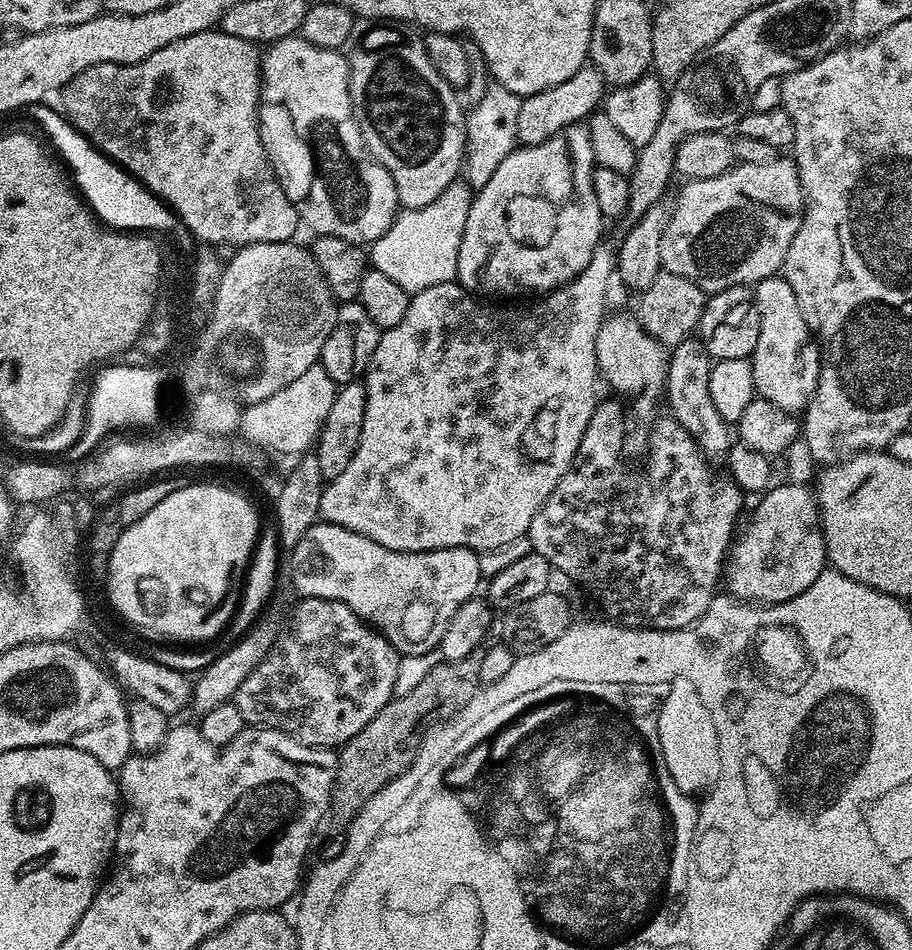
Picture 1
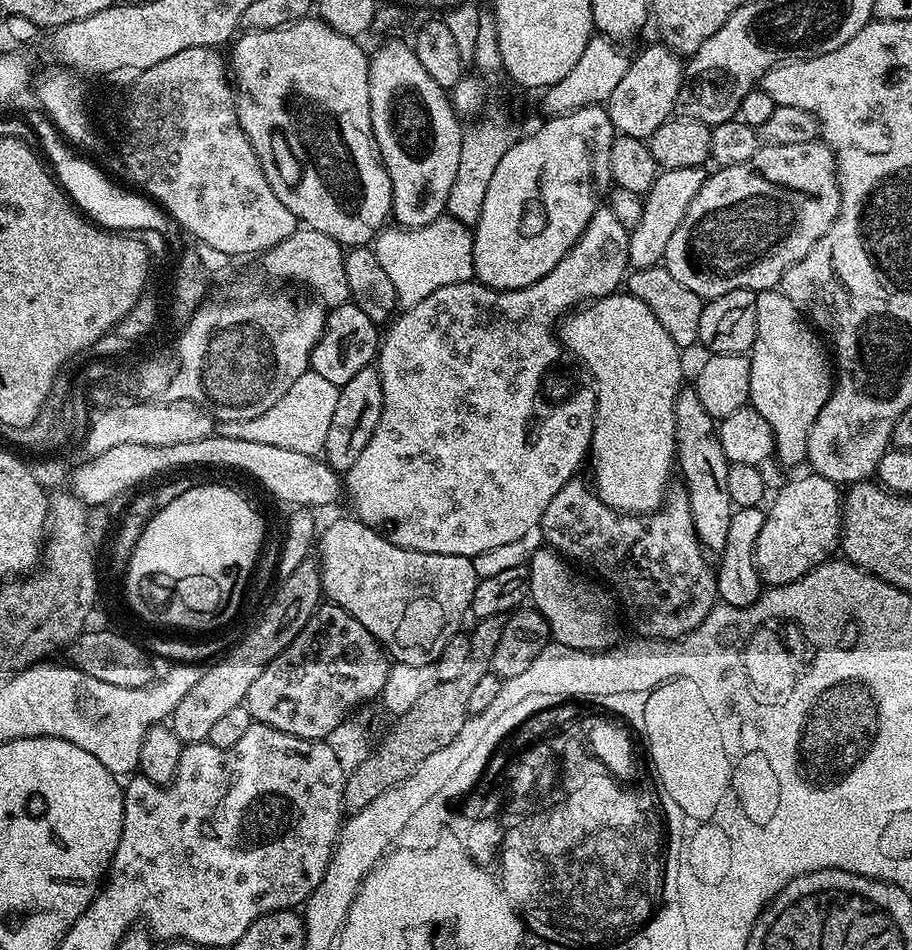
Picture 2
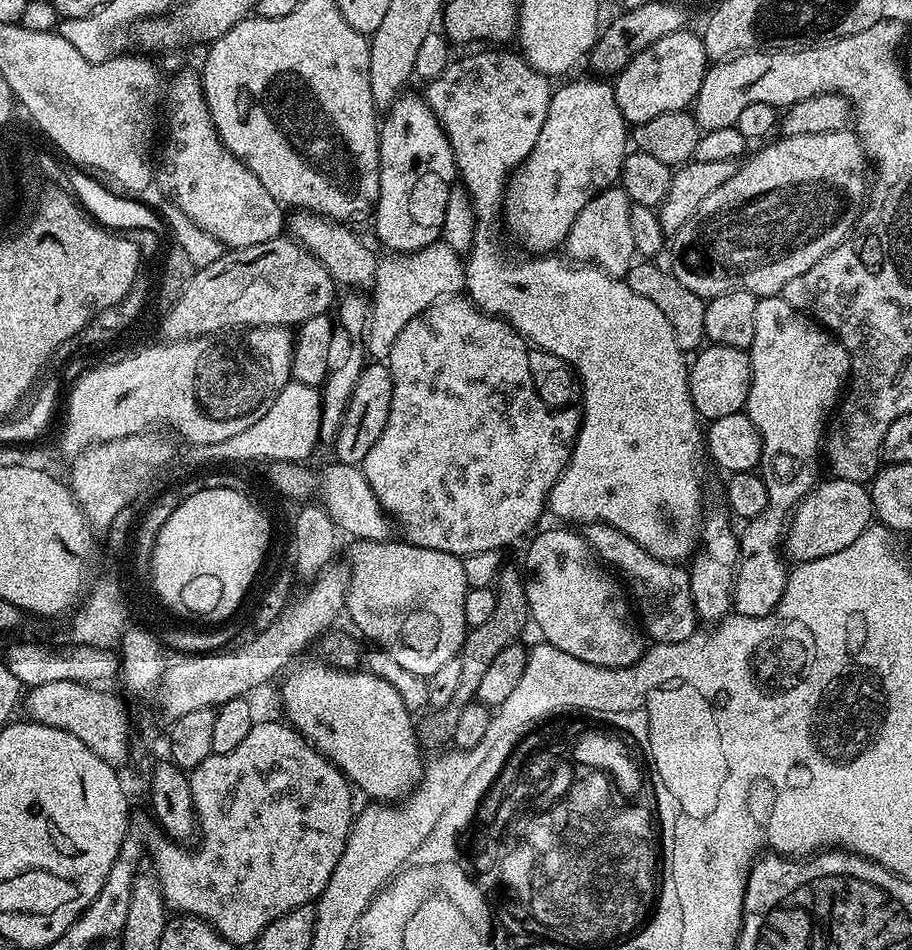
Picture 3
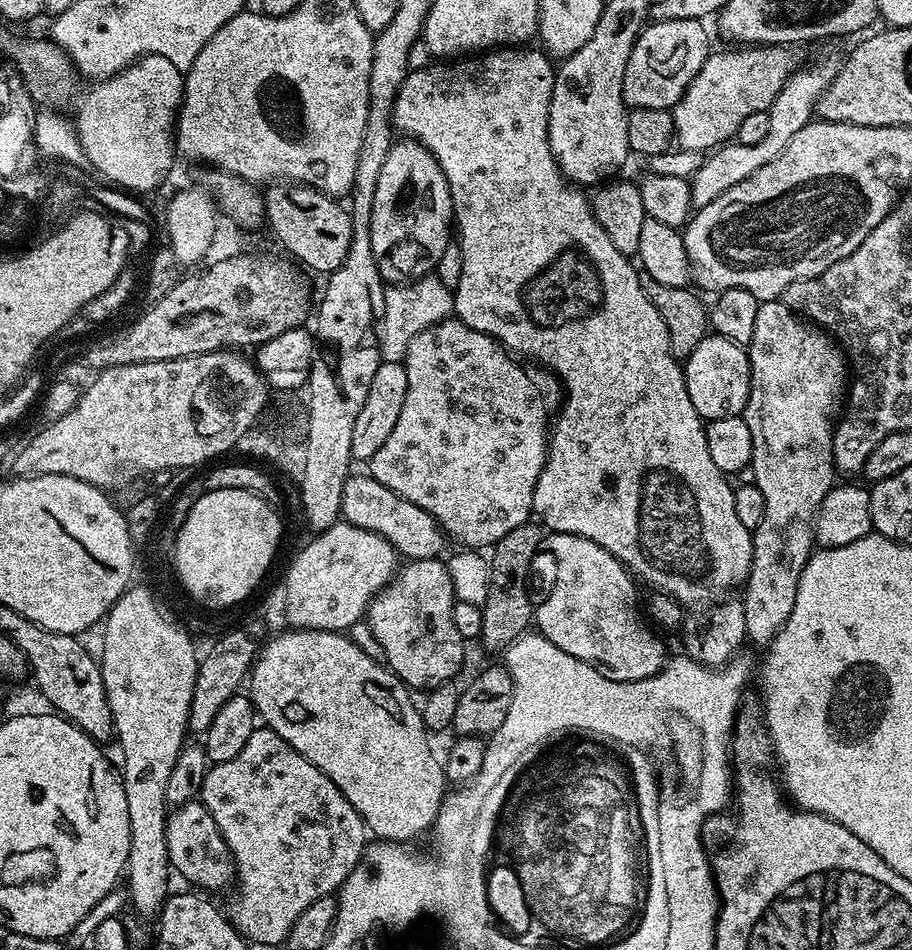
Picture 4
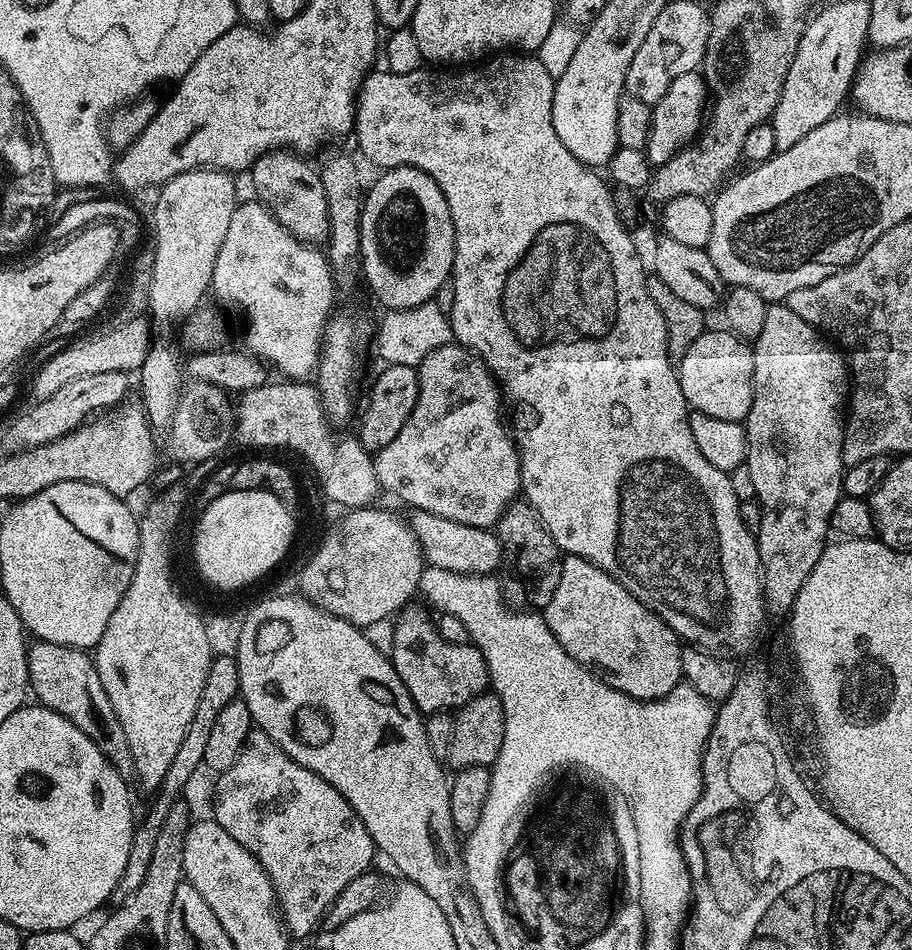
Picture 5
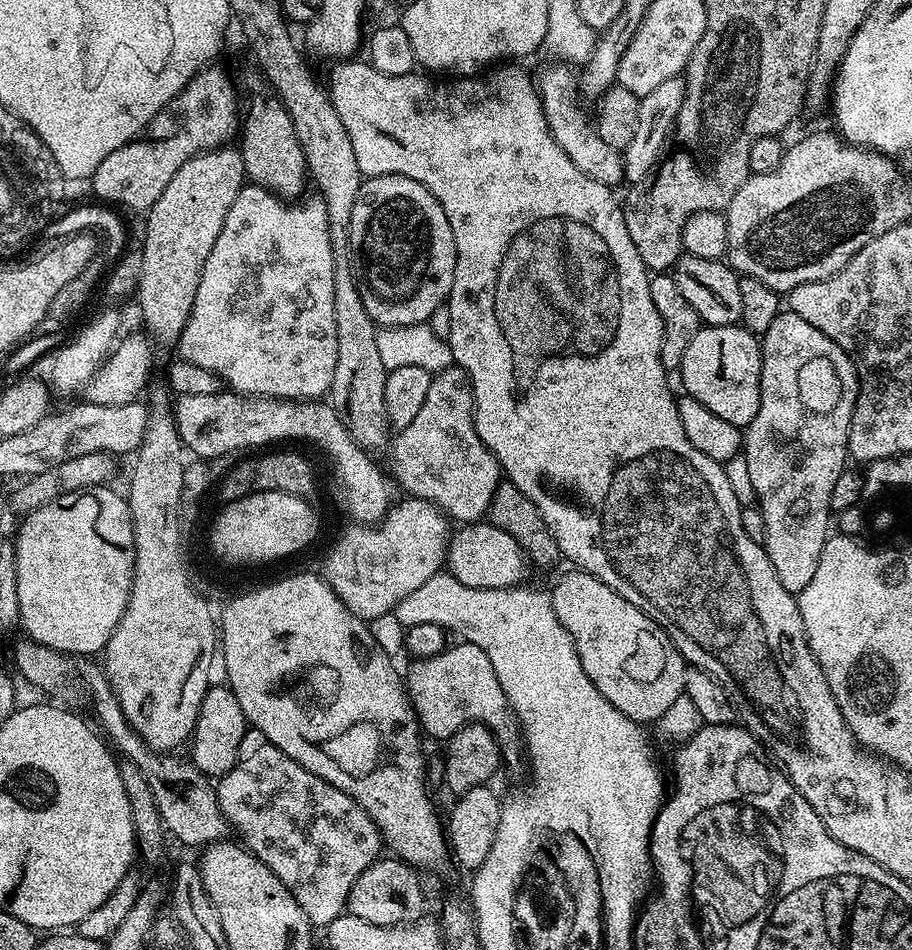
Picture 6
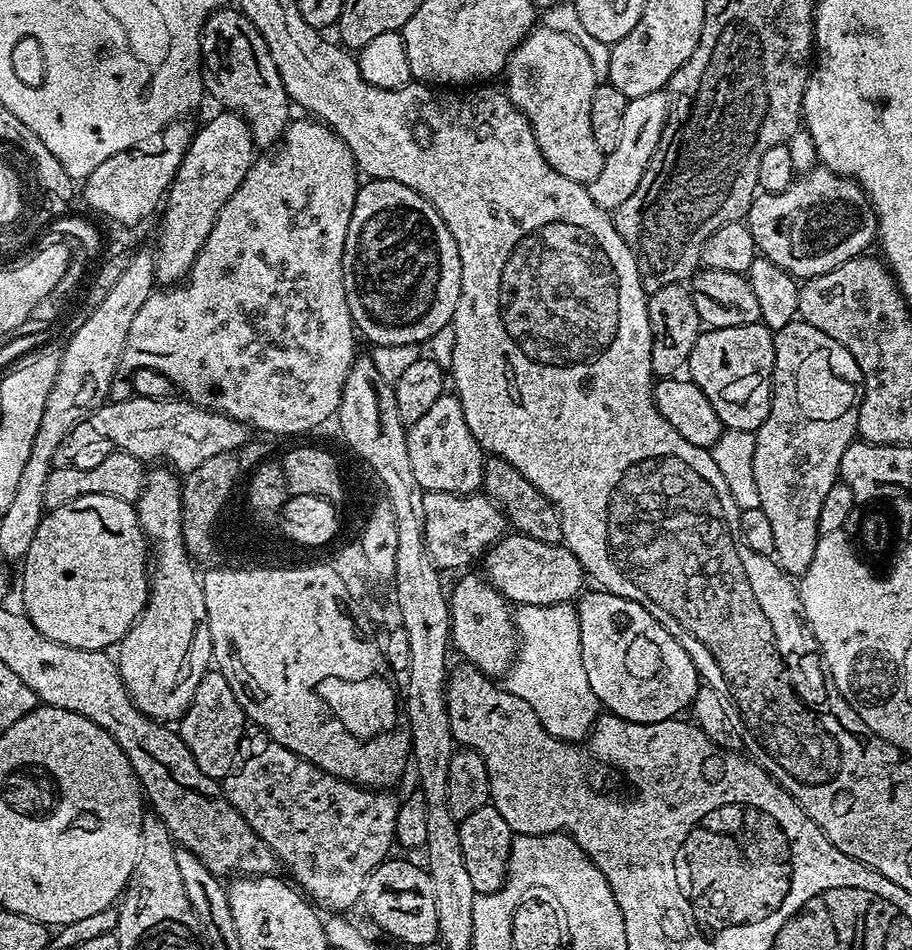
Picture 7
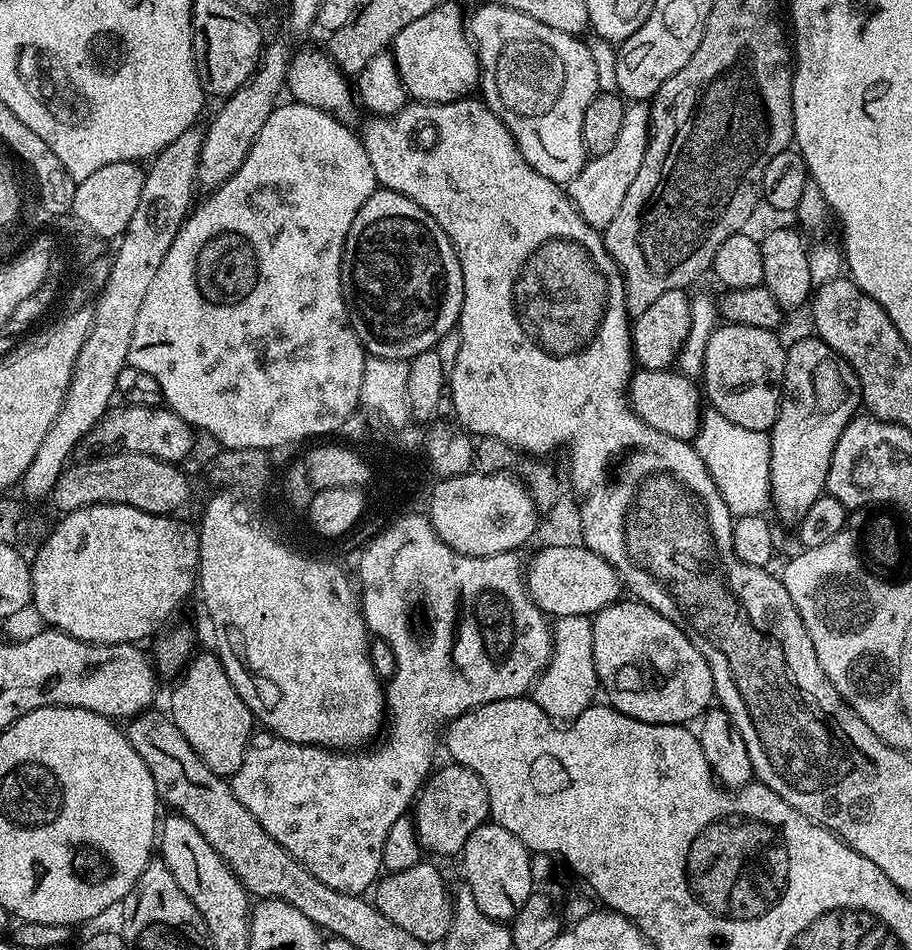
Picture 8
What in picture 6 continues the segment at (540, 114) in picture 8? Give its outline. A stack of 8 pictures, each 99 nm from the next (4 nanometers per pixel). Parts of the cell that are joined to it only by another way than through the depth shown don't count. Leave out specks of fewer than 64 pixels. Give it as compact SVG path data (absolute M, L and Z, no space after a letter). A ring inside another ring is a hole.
M556 67L560 68L552 68L549 72L538 76L540 101L546 114L548 131L558 142L558 146L562 146L562 150L566 150L566 158L570 158L570 162L574 162L574 166L578 166L578 170L582 170L582 174L603 184L616 186L616 183L624 180L624 162L621 153L615 148L606 146L606 142L602 142L602 138L598 138L595 127L589 121L587 124L580 117L580 112L576 109L577 77L573 73L571 76L567 72L567 70L569 71L567 67Z

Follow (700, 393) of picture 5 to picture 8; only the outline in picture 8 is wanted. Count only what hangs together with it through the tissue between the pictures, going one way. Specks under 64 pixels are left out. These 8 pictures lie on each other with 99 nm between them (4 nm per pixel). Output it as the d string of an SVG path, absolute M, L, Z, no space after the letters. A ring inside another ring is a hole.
M724 322L710 334L710 342L706 342L703 395L715 411L738 426L746 426L746 430L768 432L780 413L786 348L776 335L767 328Z

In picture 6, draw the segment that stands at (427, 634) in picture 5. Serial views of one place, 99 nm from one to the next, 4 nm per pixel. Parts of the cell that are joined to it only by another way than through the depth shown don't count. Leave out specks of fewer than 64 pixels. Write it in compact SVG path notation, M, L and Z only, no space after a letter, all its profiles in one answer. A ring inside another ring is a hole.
M456 642L437 656L425 660L413 659L411 663L408 676L406 672L406 691L427 735L429 732L432 736L443 737L468 724L485 724L494 734L505 761L514 759L519 752L521 755L520 721L494 674L490 658L486 658L477 644Z

